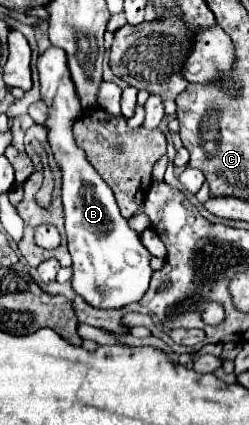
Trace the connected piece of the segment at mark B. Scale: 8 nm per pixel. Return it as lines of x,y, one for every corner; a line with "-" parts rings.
50,46
38,58
38,72
42,100
50,108
44,126
48,128
48,140
62,170
66,236
70,256
74,260
72,288
94,308
118,310
128,304
140,302
150,286
150,278
154,272
150,268
152,254
148,254
148,250
144,248
140,234
128,226
126,218
122,218
110,186
96,174
96,170
92,170
90,162
86,162
86,154
78,146
74,146
72,122
76,122
76,118
80,116
80,98
68,72
66,52
62,48

